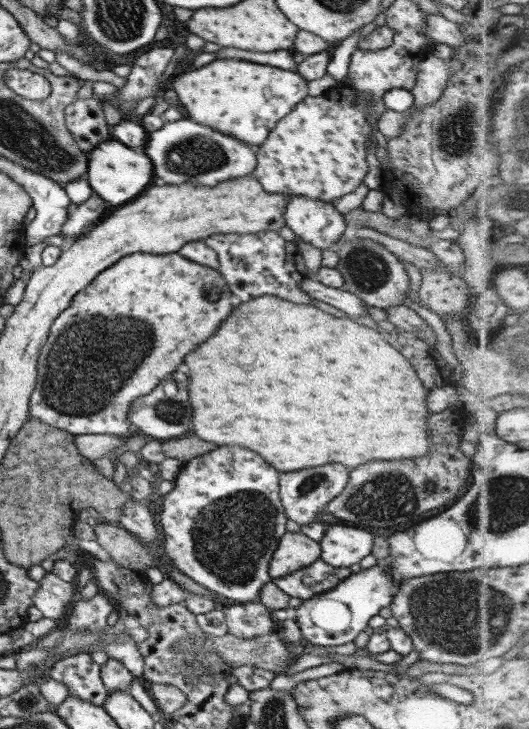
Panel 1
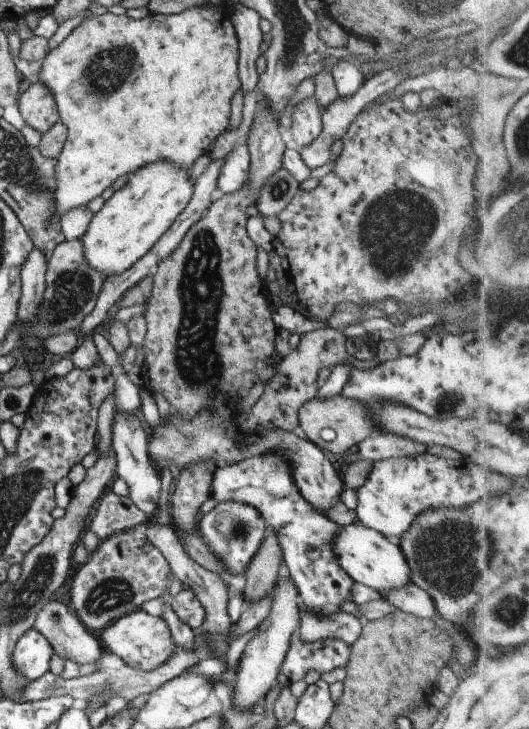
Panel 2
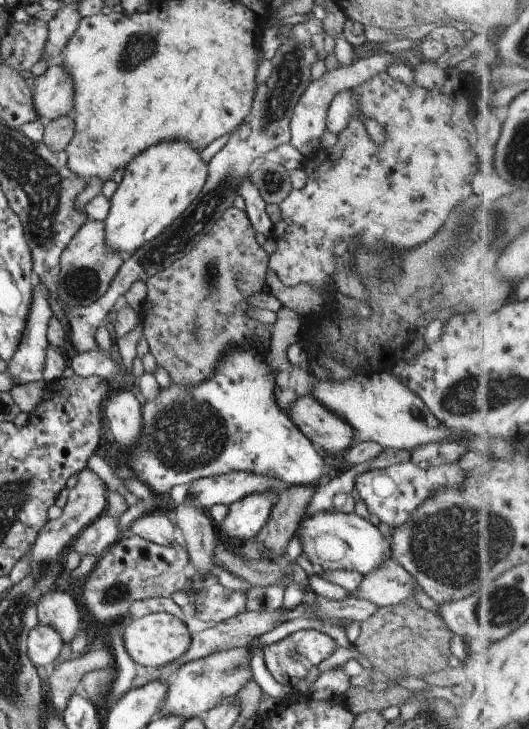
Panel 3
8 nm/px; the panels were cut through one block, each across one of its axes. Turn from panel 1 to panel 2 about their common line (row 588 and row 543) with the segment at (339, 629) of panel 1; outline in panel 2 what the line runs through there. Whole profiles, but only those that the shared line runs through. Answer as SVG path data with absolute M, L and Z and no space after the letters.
M362 523L340 525L333 540L333 551L338 564L353 581L370 586L380 594L400 588L411 580L411 570L398 545L389 542L382 533Z

